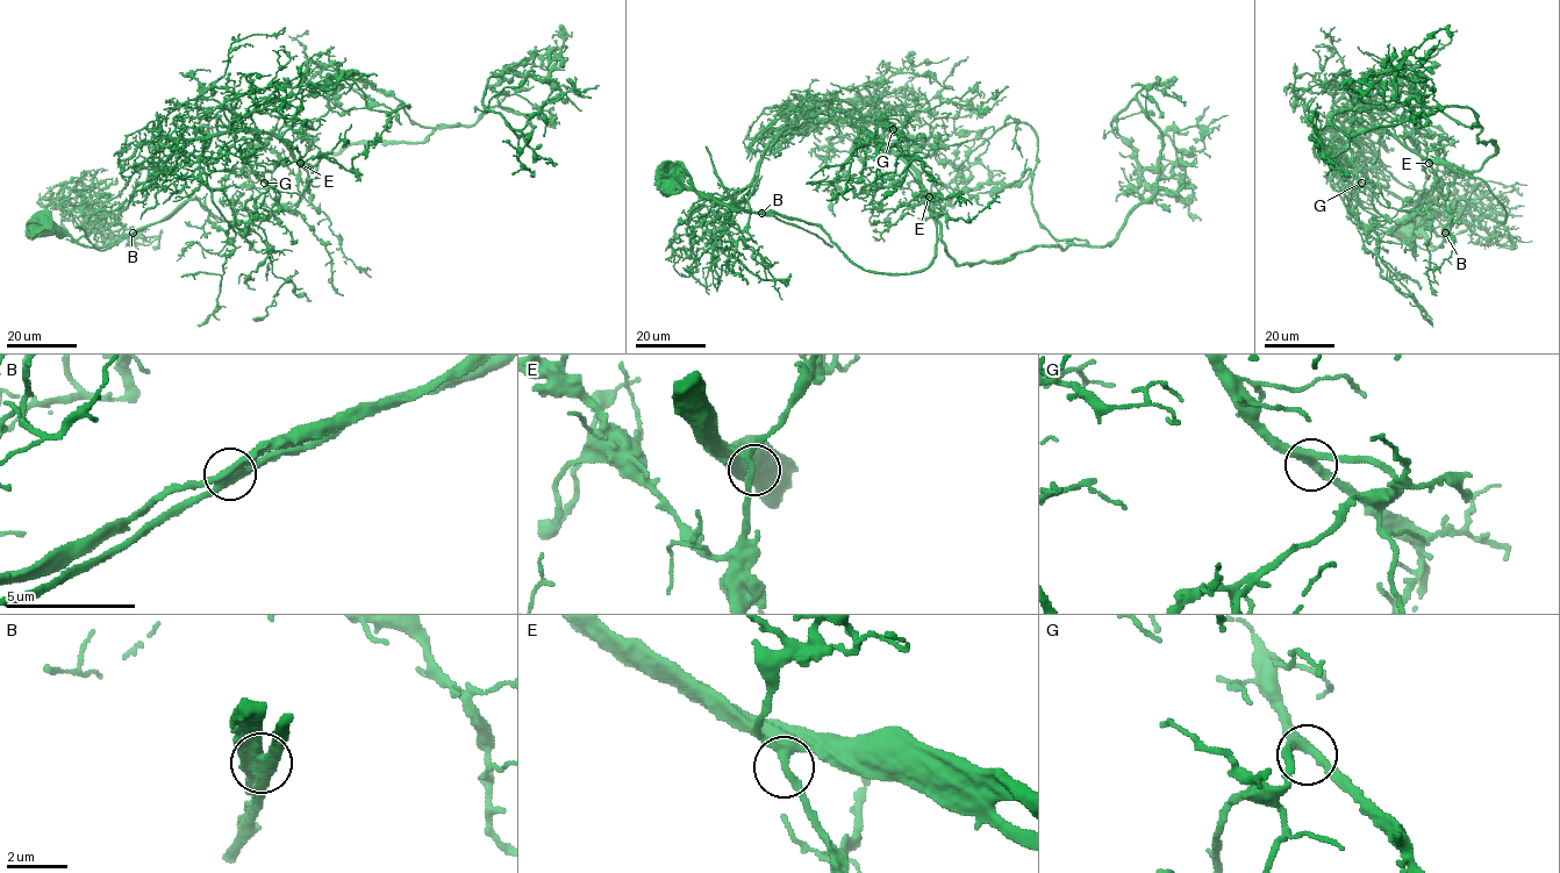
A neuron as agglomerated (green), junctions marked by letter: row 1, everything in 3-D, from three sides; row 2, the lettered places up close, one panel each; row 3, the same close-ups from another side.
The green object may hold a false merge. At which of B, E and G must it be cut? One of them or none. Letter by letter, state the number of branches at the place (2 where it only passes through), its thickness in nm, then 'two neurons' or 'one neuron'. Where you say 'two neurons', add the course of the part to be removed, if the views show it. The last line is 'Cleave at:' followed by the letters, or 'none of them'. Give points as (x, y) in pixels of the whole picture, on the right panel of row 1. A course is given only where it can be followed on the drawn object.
B: 3 branches meet; 440 nm thick; two neurons; foreign part runs (1445, 233), (1438, 245), (1422, 249), (1400, 233), (1379, 227)
E: 3 branches meet; 220 nm thick; one neuron
G: 3 branches meet; 360 nm thick; one neuron
Cleave at: B

